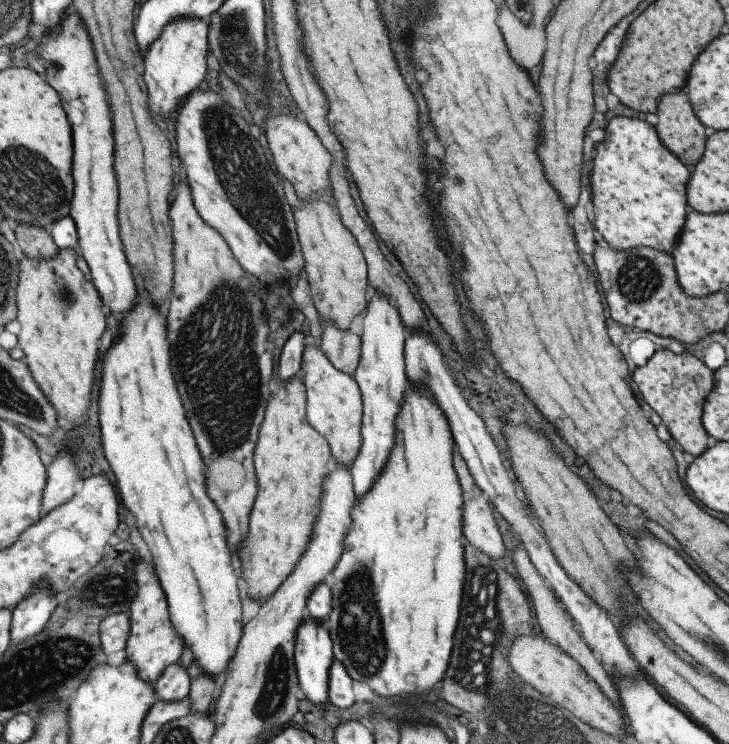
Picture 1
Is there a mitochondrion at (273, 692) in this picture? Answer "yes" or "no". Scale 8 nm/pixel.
yes

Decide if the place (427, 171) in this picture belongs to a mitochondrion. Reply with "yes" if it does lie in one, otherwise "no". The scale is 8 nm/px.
no

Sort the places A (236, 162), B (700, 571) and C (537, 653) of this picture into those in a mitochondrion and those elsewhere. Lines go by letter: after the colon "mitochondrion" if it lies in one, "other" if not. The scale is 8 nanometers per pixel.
A: mitochondrion
B: other
C: other

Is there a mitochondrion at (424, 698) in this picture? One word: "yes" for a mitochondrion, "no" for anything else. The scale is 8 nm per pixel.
no

